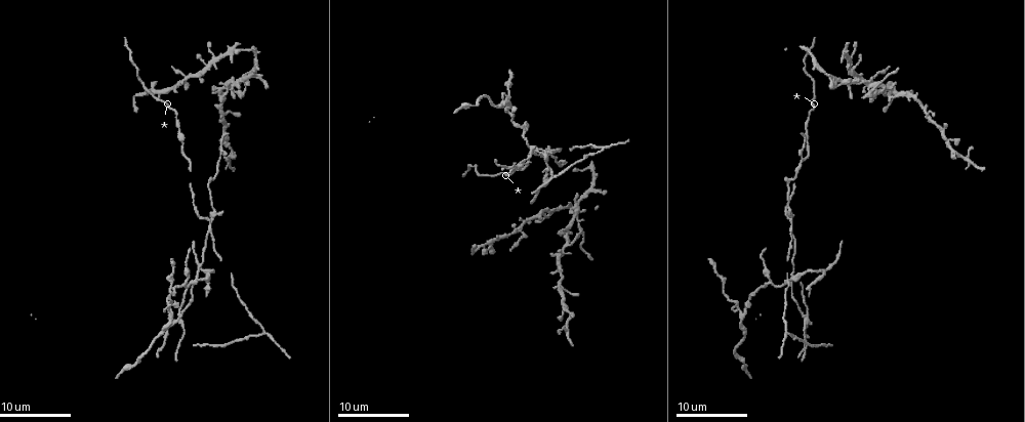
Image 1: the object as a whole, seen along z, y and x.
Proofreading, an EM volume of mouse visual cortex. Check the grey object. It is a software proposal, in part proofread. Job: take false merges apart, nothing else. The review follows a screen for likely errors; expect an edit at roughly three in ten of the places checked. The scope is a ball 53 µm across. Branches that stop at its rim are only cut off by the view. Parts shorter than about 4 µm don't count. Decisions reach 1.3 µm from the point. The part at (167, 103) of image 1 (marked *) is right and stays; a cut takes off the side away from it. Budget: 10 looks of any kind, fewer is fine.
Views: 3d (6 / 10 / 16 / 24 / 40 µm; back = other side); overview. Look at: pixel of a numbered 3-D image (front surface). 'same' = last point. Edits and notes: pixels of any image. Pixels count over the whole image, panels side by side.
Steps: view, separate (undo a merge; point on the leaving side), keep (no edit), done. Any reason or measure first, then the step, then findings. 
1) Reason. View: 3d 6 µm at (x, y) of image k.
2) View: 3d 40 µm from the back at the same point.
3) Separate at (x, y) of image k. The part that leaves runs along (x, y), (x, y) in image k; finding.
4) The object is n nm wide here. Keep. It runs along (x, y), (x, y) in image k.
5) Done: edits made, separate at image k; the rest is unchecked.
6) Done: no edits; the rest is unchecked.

A narrow waist. View: 3d 6 µm at (473, 254) of image 1.

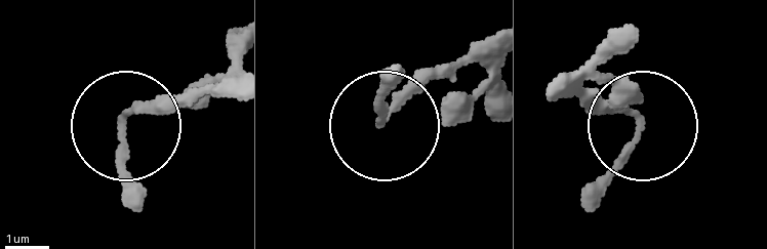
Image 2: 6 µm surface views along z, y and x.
Keep. All the same neuron.

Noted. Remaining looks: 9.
Four-way junction. View: 3d 10 µm at (523, 225) of image 1.

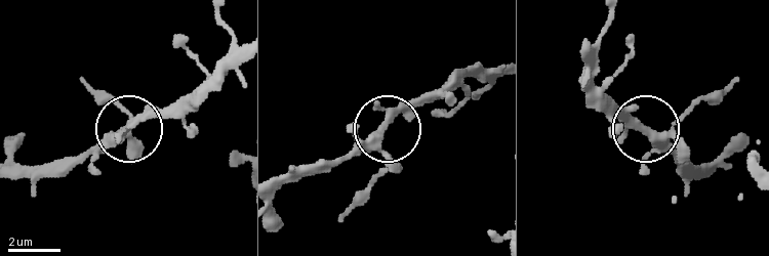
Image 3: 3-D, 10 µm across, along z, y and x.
View: 3d 6 µm at (128, 126) of image 3.

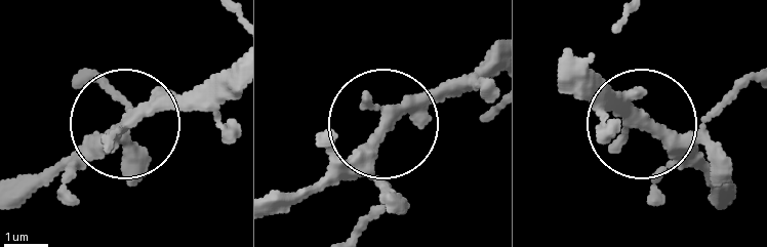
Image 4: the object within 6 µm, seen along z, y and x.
The side arm is 12 µm long. Keep. One neuron here.

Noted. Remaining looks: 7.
Three arms meet. View: 3d 6 µm at (872, 91) of image 1.

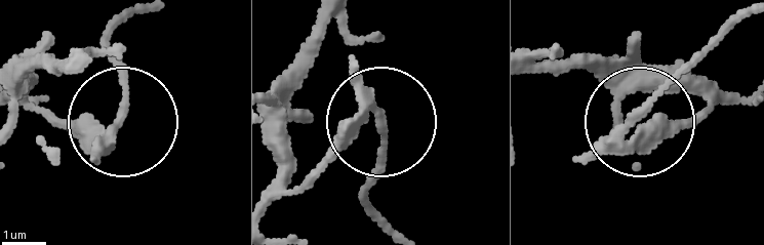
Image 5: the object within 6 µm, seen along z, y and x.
3 arms meet here. Separate at (125, 92) of image 5. The part that leaves runs along (631, 147), (641, 118), (752, 11) in image 5; two neurons meet here.

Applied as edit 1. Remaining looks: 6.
Three-way junction. View: 3d 10 µm at (580, 202) of image 1.

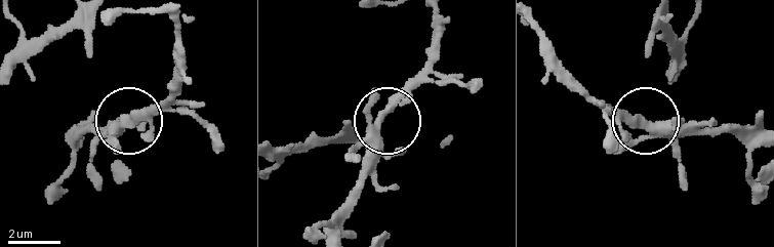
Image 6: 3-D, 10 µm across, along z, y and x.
View: 3d 6 µm at (122, 119) of image 6.

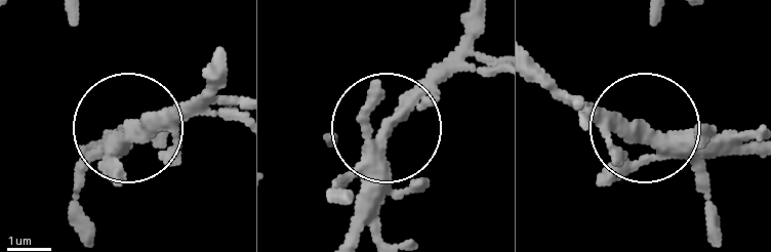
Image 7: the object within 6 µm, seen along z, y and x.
Keep. All the same neuron.

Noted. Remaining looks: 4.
Branch point. View: 3d 6 µm at (262, 333) of image 1.

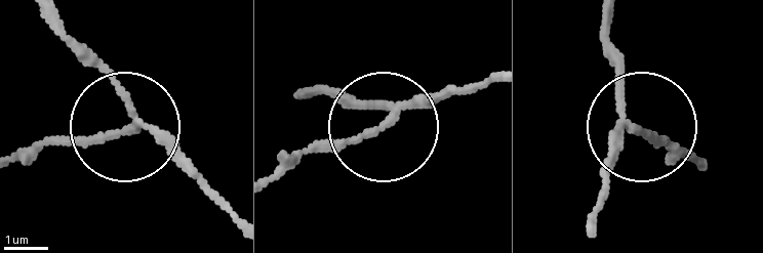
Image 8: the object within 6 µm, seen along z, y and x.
Separate at (57, 137) of image 8. The part that leaves runs along (117, 134), (22, 150) in image 8; a second neuron is stuck on.

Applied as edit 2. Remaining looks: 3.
Done: edits made, separate at image 5, separate at image 8; the rest is unchecked.

